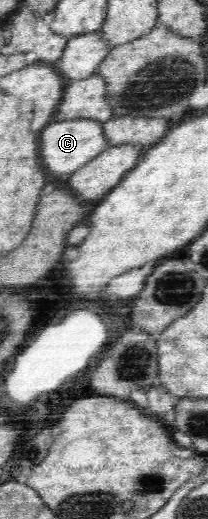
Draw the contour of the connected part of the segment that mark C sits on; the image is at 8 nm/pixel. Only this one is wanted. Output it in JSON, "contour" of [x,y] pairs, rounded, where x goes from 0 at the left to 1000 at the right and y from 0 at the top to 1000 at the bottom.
{"contour":[[[452,229],[279,231],[269,237],[245,233],[202,252],[202,299],[221,299],[221,322],[240,322],[240,333],[317,341],[317,335],[385,326],[452,301],[510,291],[529,281],[495,241]]]}

